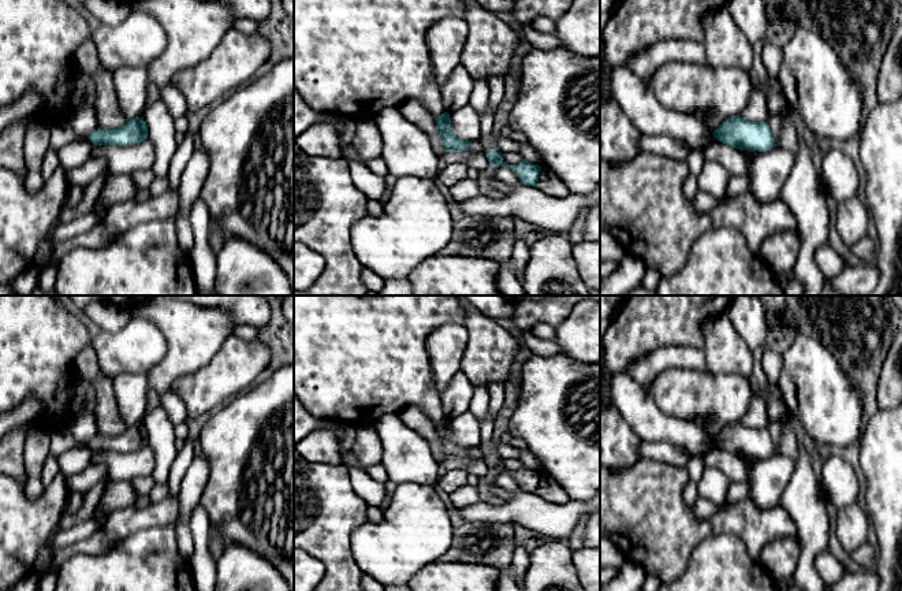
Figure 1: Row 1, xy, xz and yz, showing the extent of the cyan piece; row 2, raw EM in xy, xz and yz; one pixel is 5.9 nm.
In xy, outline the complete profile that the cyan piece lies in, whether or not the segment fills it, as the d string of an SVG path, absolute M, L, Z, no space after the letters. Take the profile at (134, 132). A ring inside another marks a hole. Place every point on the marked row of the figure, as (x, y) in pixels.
M144 118L127 120L116 130L97 129L87 135L93 145L119 145L130 146L148 140L148 126Z

